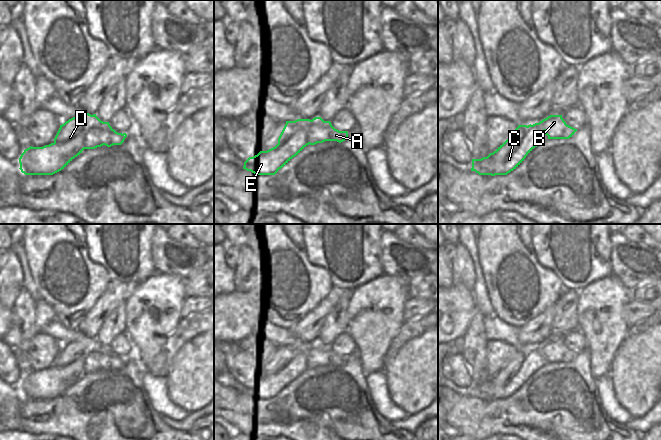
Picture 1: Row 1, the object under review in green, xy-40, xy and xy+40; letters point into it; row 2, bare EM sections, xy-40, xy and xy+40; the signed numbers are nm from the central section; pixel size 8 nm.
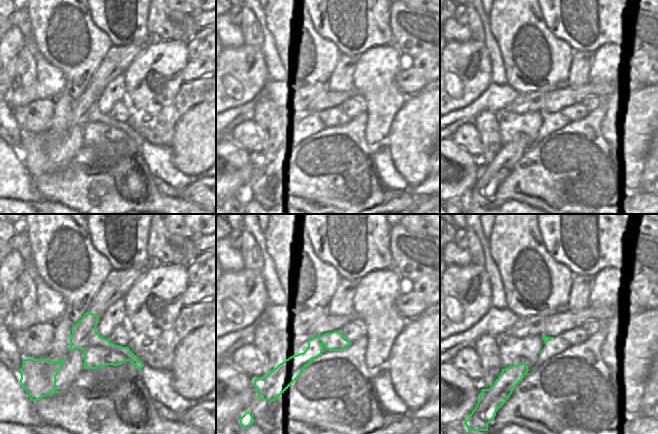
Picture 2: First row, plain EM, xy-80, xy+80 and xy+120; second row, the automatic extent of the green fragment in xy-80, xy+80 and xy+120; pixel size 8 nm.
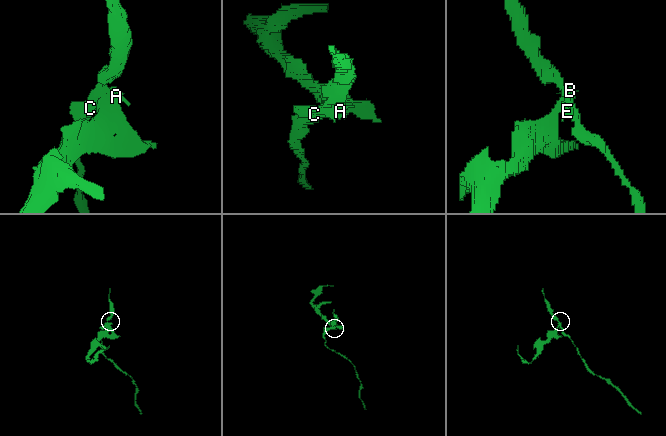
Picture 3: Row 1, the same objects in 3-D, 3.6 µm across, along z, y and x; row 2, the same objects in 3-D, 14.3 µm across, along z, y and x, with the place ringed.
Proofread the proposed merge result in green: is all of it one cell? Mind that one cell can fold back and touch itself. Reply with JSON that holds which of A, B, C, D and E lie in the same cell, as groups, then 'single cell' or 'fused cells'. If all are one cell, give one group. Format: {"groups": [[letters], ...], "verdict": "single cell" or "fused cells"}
{"groups": [["A", "B"], ["C", "D", "E"]], "verdict": "fused cells"}

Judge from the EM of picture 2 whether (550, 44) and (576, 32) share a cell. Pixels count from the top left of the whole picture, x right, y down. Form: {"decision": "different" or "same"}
{"decision": "different"}

